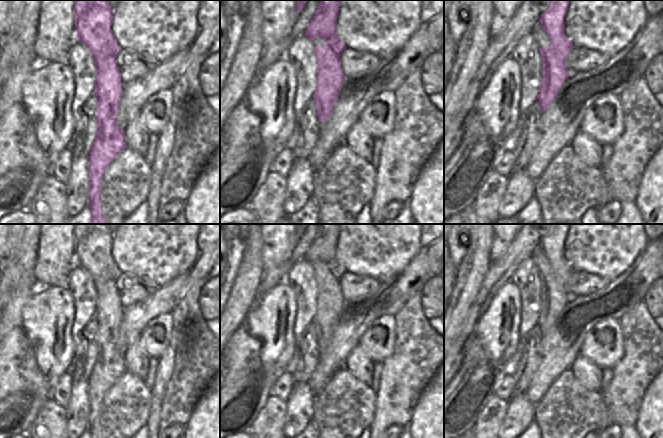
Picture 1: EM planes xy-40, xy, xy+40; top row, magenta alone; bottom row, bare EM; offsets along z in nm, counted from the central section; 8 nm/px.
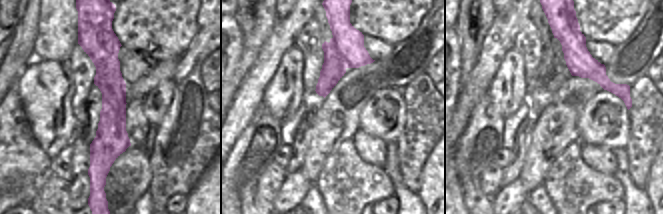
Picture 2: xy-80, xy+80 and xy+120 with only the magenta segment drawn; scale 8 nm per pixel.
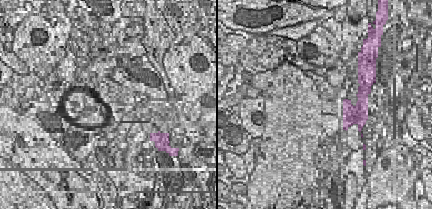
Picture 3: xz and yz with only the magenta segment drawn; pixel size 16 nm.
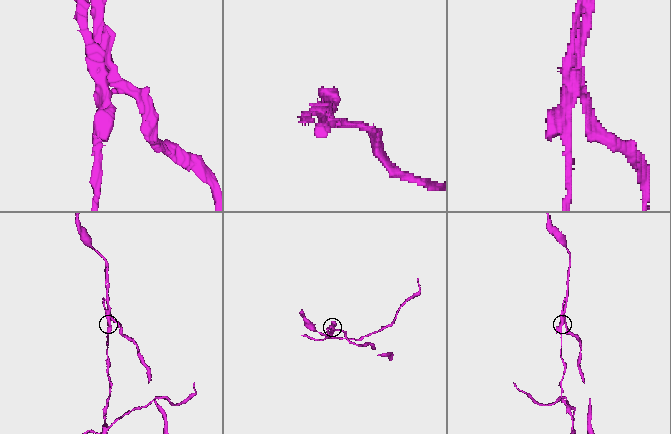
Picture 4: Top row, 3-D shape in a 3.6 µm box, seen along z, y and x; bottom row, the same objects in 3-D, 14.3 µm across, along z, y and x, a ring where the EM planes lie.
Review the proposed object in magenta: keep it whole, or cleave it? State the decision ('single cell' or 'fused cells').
fused cells

